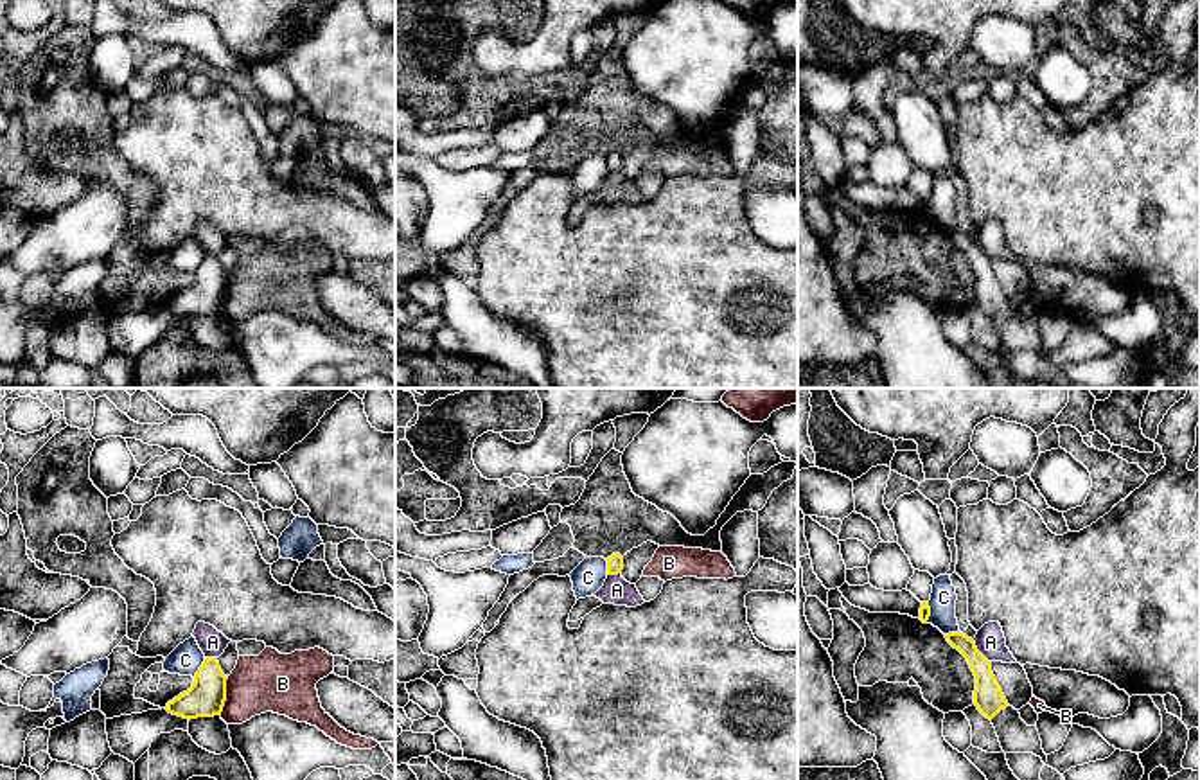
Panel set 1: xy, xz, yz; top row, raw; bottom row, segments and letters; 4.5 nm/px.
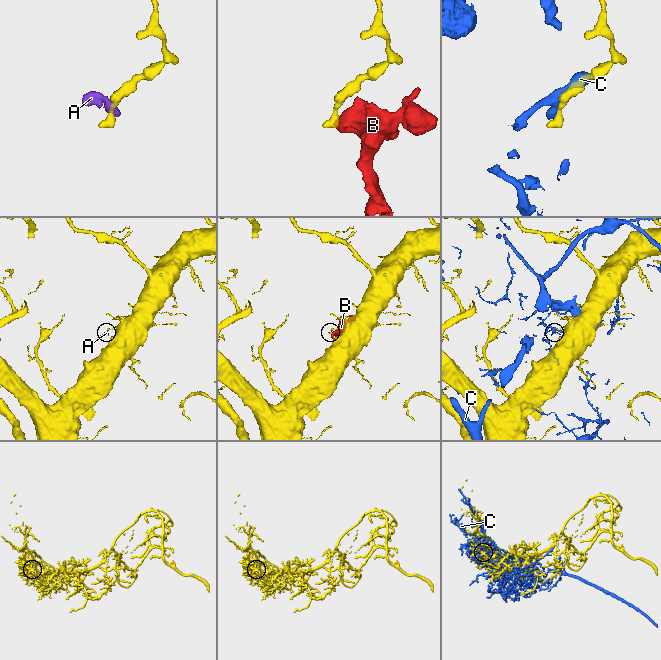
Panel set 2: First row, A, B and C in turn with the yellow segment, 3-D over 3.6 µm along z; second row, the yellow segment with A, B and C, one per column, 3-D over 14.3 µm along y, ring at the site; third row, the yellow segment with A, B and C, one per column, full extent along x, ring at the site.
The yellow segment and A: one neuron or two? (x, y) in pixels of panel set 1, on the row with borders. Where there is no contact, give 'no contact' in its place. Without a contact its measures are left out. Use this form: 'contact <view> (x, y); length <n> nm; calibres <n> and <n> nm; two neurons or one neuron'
contact yz (978, 651); length 130 nm; calibres 140 and 140 nm; two neurons

